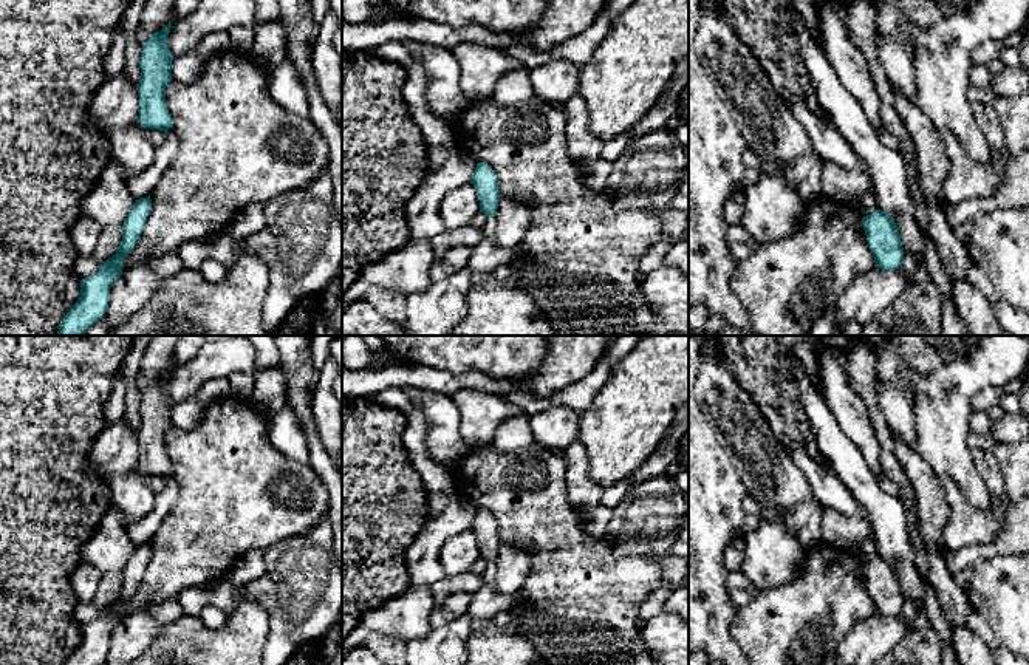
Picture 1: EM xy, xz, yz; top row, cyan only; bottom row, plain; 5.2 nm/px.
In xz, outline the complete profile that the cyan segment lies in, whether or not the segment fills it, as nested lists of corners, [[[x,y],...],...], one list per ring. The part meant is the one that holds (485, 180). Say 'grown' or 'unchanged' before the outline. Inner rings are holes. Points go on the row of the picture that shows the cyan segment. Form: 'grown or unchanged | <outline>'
unchanged | [[[478,162],[470,182],[480,200],[480,212],[486,217],[495,217],[501,196],[495,172],[487,164]]]

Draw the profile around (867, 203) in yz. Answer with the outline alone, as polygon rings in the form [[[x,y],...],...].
[[[874,190],[863,193],[859,198],[850,198],[846,203],[851,204],[862,218],[879,209]]]

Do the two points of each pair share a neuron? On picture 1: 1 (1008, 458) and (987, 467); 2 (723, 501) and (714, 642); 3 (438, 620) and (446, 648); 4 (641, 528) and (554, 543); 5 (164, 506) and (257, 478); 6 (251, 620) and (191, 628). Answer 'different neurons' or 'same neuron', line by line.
1: different neurons
2: same neuron
3: different neurons
4: different neurons
5: different neurons
6: same neuron

